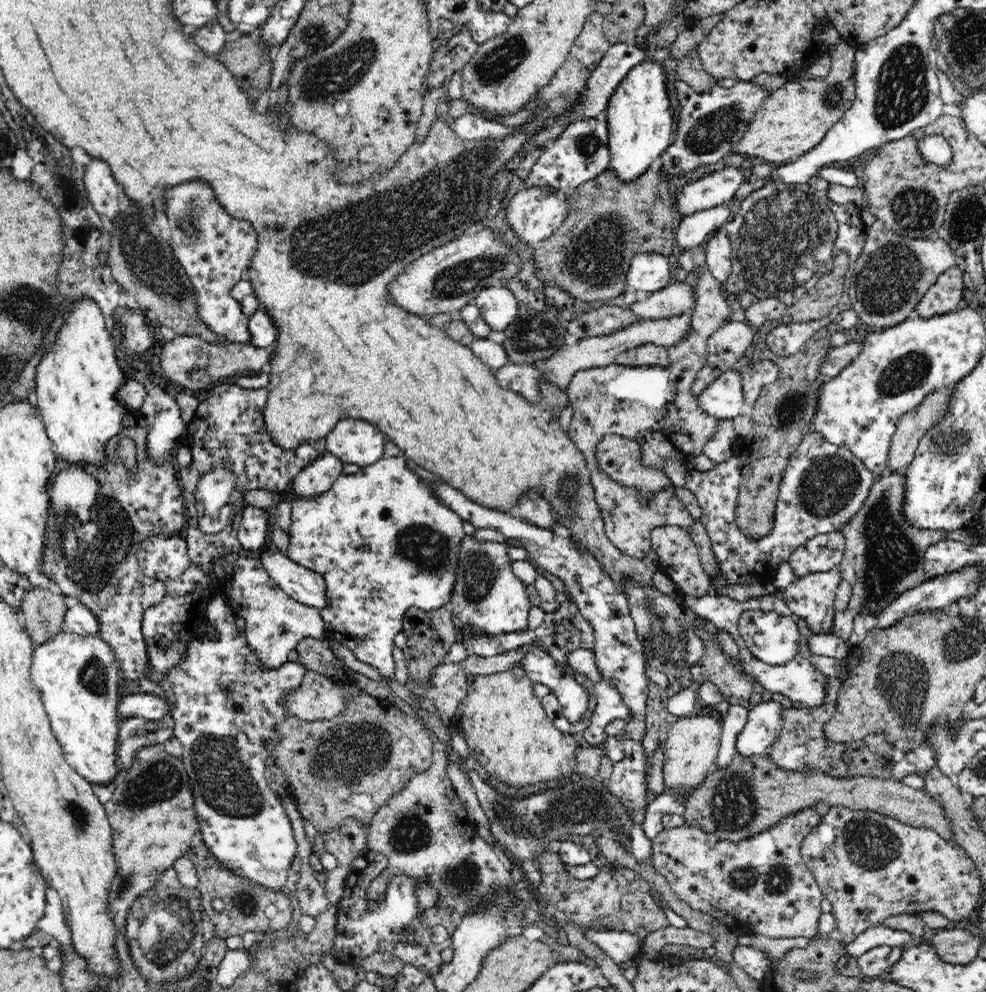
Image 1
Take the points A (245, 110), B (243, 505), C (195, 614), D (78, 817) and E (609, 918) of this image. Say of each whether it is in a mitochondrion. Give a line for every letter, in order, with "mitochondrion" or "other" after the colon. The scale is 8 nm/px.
A: other
B: other
C: other
D: mitochondrion
E: other

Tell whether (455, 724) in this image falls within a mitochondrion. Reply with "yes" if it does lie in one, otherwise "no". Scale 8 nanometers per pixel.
no

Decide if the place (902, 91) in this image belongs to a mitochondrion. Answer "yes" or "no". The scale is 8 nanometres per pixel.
yes

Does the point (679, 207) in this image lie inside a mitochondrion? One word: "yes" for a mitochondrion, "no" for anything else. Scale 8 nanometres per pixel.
no

